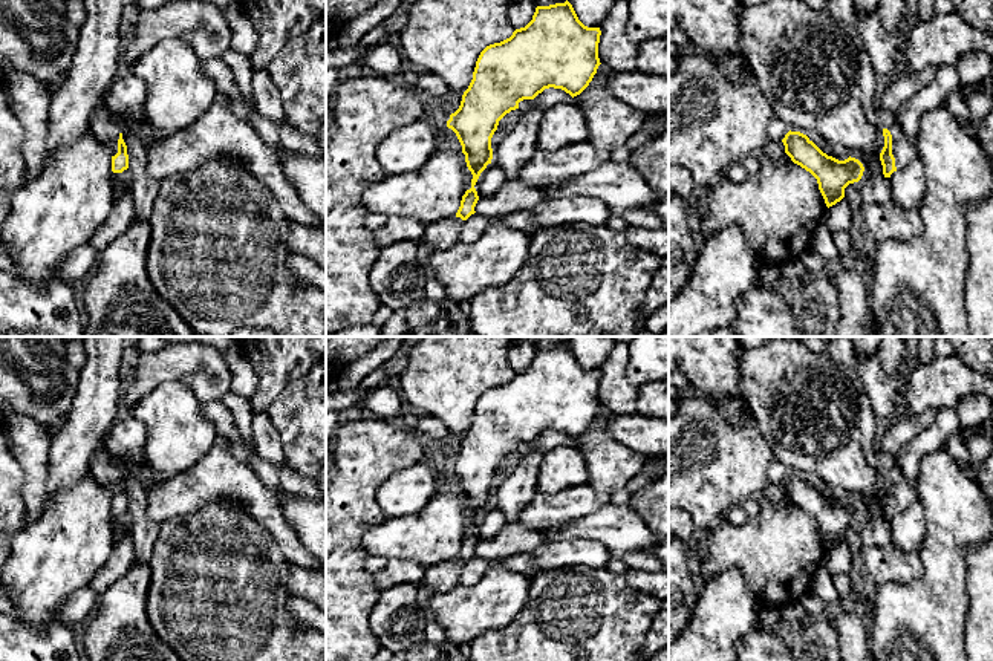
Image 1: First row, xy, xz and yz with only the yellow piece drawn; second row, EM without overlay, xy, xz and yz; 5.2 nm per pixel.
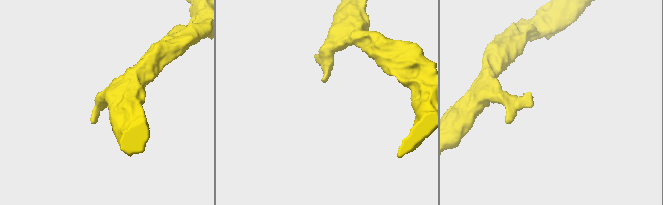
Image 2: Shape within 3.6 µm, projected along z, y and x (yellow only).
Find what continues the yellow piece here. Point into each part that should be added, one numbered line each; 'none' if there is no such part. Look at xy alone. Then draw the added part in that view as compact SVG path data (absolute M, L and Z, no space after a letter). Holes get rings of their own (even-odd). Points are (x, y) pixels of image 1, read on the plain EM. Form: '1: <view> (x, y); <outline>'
1: xy (107, 475); M98 451L90 464L92 476L103 485L109 487L112 497L118 496L118 482L121 471L109 462L109 451Z

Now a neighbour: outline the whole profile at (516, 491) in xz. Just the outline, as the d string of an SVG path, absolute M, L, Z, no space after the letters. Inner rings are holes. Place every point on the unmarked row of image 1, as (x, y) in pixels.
M539 448L522 454L514 473L505 477L500 488L493 493L491 505L505 517L506 523L517 523L520 511L537 494L537 476L543 451Z

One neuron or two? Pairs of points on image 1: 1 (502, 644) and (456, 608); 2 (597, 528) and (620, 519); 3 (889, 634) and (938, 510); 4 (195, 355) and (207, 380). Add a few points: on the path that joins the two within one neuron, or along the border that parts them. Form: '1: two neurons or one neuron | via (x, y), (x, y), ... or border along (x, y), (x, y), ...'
1: two neurons | border along (517, 615), (501, 628), (478, 634), (468, 643)
2: one neuron | via (603, 525), (614, 525)
3: one neuron | via (920, 603), (938, 585), (938, 540)
4: one neuron | via (195, 361), (207, 374)

